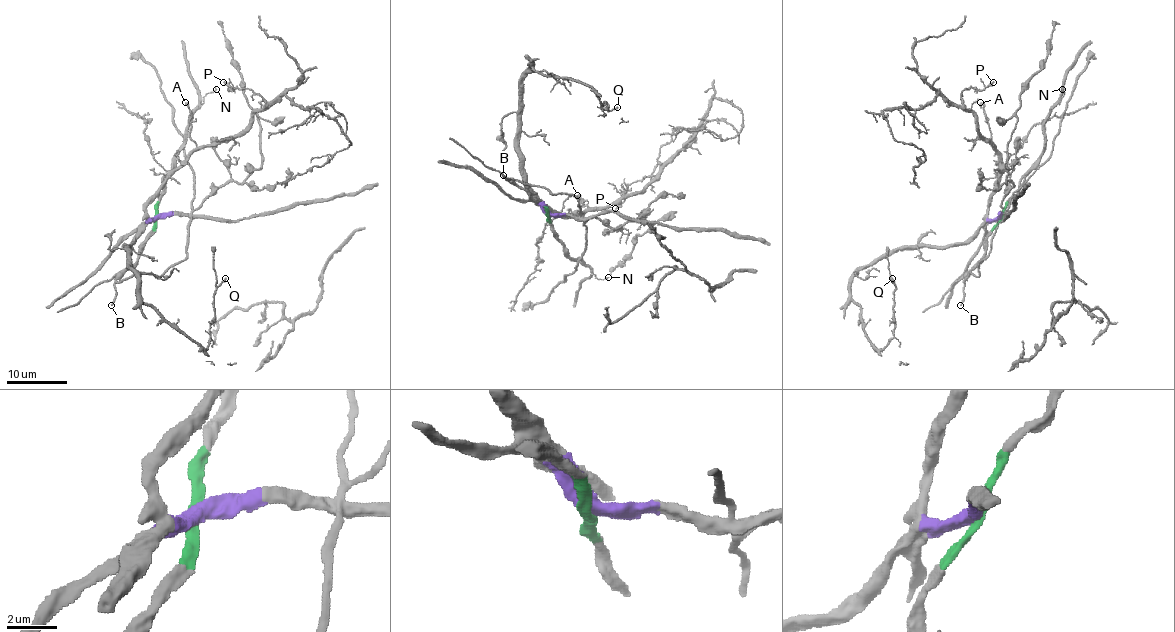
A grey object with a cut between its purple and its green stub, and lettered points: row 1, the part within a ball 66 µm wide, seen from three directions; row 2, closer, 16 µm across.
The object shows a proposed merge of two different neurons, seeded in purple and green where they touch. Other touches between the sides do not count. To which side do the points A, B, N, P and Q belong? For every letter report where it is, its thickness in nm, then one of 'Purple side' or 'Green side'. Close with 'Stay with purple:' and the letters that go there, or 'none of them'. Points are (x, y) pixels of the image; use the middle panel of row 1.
A: Place: (577, 195). Thickness 320 nm. Purple side
B: Place: (503, 175). Thickness 180 nm. Green side
N: Place: (608, 277). Thickness 140 nm. Green side
P: Place: (615, 208). Thickness 260 nm. Purple side
Q: Place: (617, 107). Thickness 200 nm. Purple side
Stay with purple: A, P, Q

